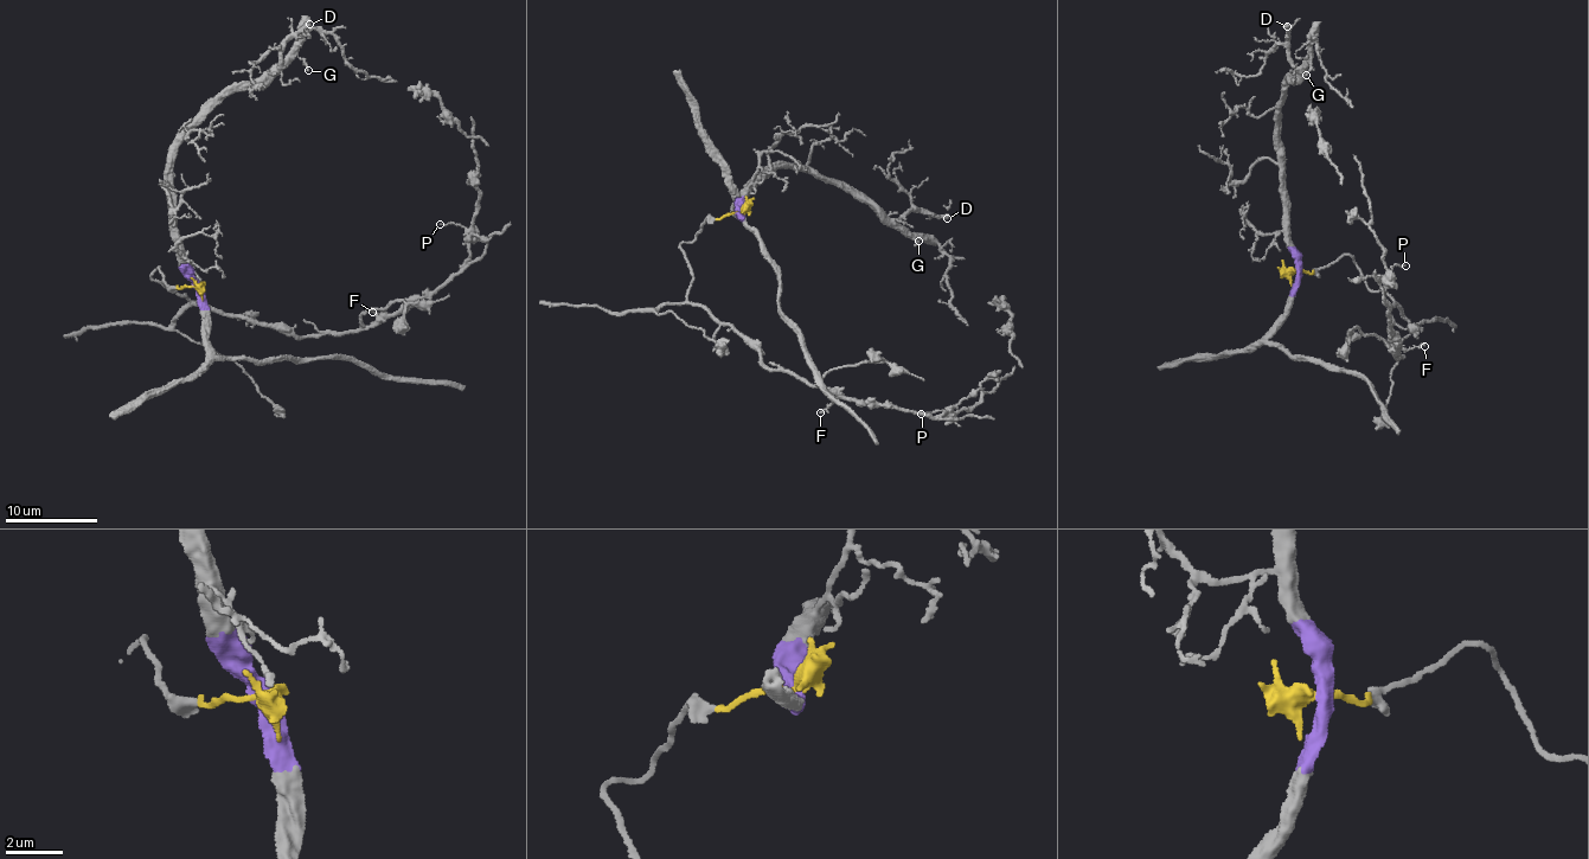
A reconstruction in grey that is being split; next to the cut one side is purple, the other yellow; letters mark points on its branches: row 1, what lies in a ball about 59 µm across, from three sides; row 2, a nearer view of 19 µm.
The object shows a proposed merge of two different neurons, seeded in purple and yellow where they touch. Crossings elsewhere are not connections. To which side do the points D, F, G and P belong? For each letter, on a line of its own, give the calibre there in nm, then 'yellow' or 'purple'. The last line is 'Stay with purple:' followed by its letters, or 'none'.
D: 360 nm thick; purple
F: 100 nm thick; yellow
G: 120 nm thick; purple
P: 120 nm thick; yellow
Stay with purple: D, G

